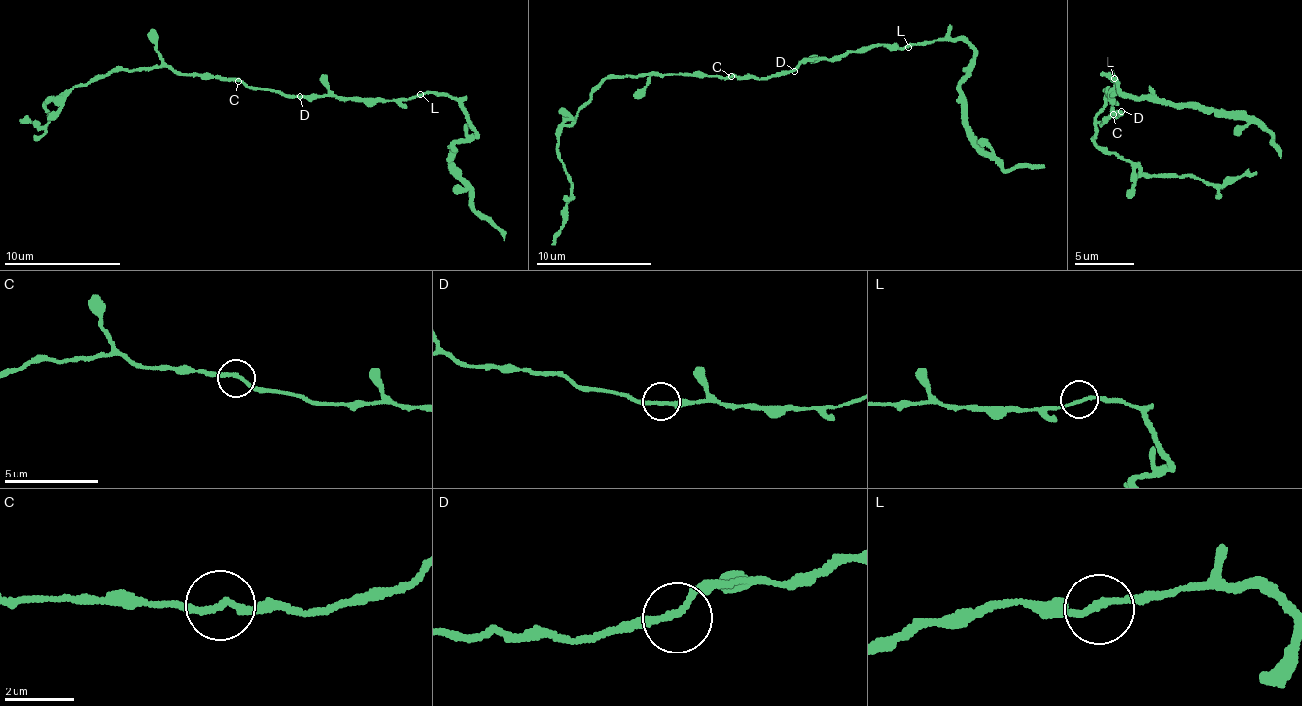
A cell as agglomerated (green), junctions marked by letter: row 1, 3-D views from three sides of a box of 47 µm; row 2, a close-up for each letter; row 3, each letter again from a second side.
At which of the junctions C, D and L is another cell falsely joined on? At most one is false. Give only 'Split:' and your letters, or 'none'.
Split: none

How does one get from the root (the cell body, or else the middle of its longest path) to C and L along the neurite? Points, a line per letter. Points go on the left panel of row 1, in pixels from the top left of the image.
C: (300, 98), (273, 90), (250, 89), (239, 80)
L: (300, 98), (352, 97), (400, 102), (420, 94)

